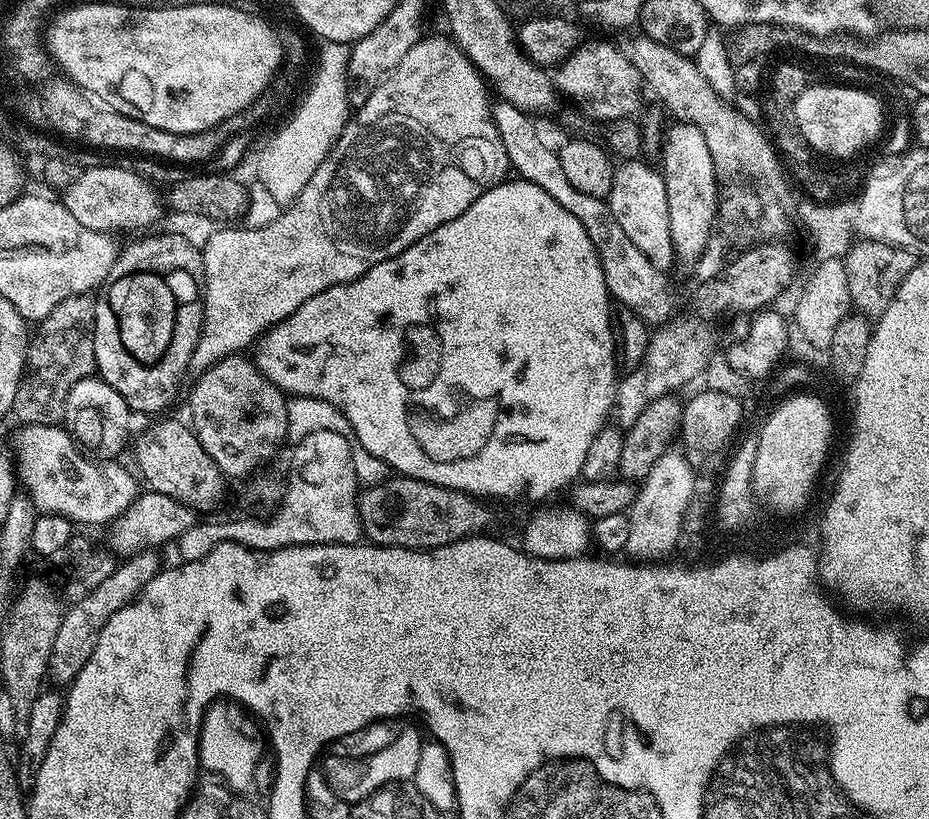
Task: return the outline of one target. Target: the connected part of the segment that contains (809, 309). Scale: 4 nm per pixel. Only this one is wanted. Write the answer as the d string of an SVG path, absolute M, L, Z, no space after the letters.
M841 257L826 258L813 270L794 308L794 314L790 316L790 321L787 324L788 349L791 355L810 356L816 352L823 353L827 351L832 336L834 336L834 330L846 315L848 308L846 301L849 299L850 294L849 284L845 280L847 274L847 267Z

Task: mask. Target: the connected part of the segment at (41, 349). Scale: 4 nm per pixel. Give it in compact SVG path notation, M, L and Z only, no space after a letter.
M79 294L67 296L45 320L39 321L37 330L31 337L28 345L26 363L22 368L20 385L12 396L11 415L20 419L21 425L25 424L51 424L59 425L64 419L64 403L74 386L74 382L87 380L97 371L95 346L97 341L92 338L92 296Z

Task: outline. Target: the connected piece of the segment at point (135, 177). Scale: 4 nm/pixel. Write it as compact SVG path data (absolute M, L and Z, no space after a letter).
M101 162L96 167L85 167L70 187L63 189L62 203L78 222L82 222L82 226L90 230L109 234L115 233L115 228L148 230L165 208L161 193L159 196L156 190L157 185L151 180L122 168L119 163Z

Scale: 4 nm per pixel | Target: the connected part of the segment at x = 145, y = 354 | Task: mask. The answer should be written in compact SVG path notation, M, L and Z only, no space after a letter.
M139 272L138 275L117 277L108 294L118 324L118 342L140 364L156 363L170 344L176 322L178 300L163 275Z

